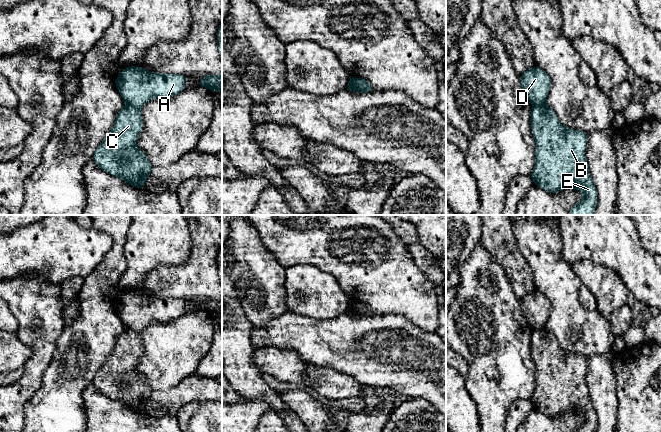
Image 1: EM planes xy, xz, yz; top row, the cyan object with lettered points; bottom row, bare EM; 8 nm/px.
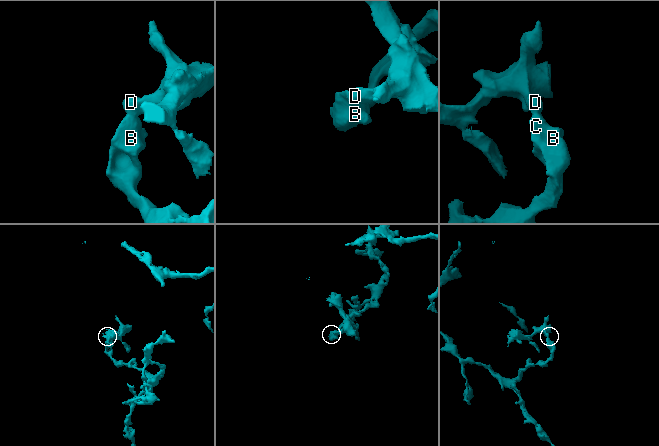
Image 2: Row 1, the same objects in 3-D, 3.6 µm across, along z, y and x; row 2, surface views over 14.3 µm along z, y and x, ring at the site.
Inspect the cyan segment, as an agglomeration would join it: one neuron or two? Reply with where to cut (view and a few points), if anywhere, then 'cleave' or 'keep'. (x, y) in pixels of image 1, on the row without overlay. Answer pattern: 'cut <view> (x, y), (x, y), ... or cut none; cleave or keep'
cut xz (354, 302), (360, 311), (368, 315); cleave

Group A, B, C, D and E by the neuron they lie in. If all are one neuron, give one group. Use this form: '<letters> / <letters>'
A D / B C E

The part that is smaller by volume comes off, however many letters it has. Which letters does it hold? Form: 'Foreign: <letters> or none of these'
Foreign: A, D

